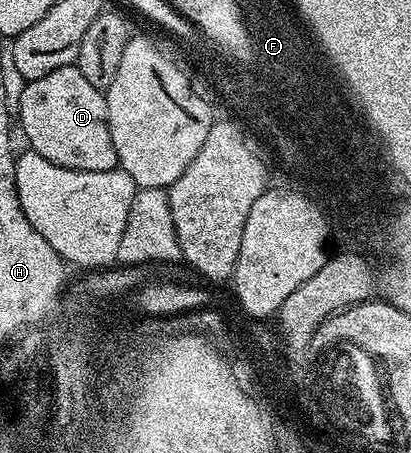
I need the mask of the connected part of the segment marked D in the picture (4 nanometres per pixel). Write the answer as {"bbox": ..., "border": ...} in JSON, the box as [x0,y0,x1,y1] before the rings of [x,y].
{"bbox":[17,65,118,171],"border":[[[77,65],[53,69],[53,73],[45,73],[45,77],[26,80],[17,104],[17,123],[23,126],[26,146],[41,153],[45,161],[53,161],[53,165],[78,171],[114,171],[118,168],[117,149],[113,149],[113,137],[109,133],[106,94],[100,88],[89,85],[85,73],[81,73]]]}

